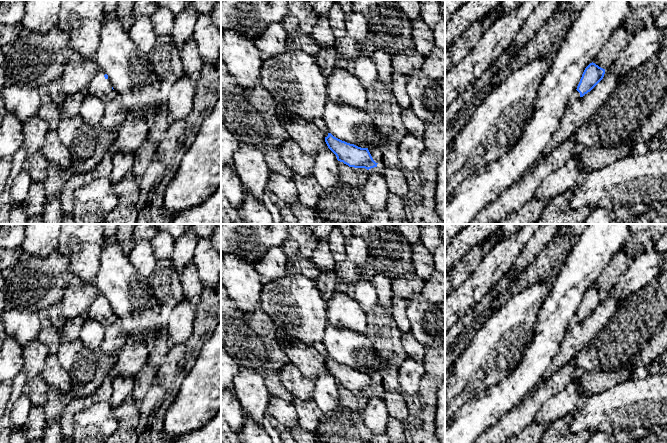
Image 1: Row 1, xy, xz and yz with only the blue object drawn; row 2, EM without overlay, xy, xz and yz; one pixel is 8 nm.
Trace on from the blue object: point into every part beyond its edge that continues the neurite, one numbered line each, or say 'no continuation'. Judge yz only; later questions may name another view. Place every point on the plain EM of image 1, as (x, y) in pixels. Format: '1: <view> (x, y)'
1: yz (576, 319)

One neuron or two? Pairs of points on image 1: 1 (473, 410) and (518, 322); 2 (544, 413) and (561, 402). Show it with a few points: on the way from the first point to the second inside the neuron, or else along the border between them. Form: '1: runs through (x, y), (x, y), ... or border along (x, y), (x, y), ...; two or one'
1: border along (503, 378), (463, 403); two
2: runs through (548, 413), (557, 406); one

